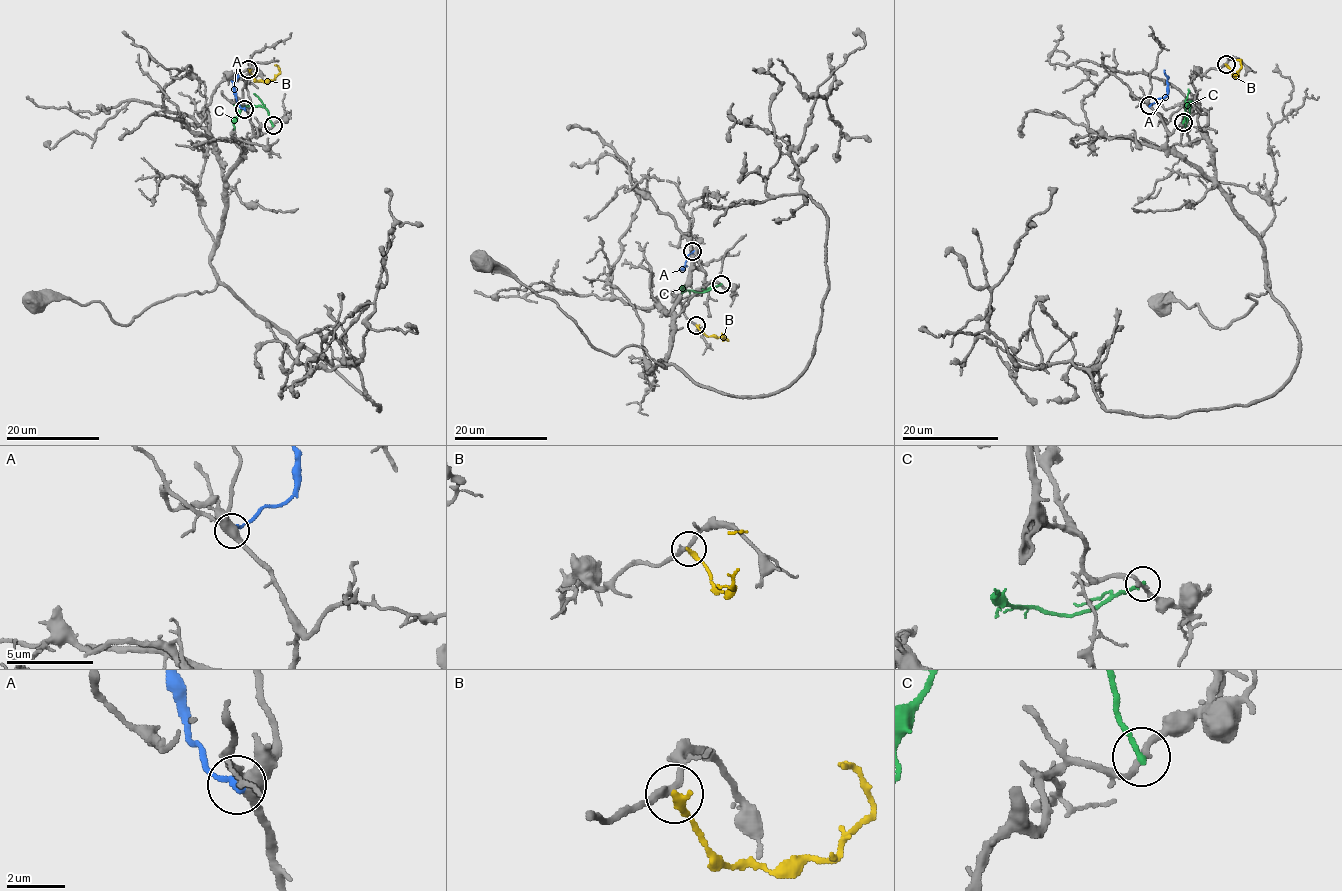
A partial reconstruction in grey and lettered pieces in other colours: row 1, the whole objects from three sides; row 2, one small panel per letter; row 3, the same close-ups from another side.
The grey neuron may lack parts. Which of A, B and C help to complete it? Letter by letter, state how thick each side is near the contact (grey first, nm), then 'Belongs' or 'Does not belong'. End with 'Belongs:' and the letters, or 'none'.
A: Thickness 400 nm (grey) against 300 nm. Does not belong
B: Thickness 240 nm (grey) against 320 nm. Does not belong
C: Thickness 240 nm (grey) against 200 nm. Does not belong
Belongs: none

